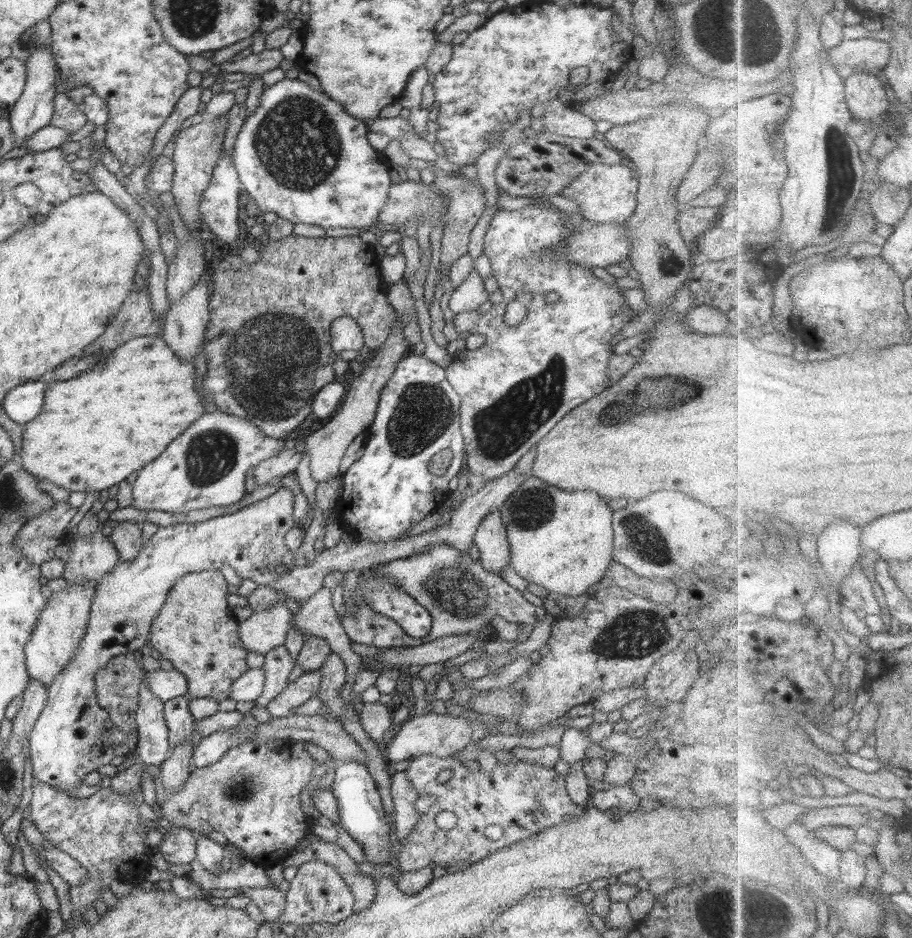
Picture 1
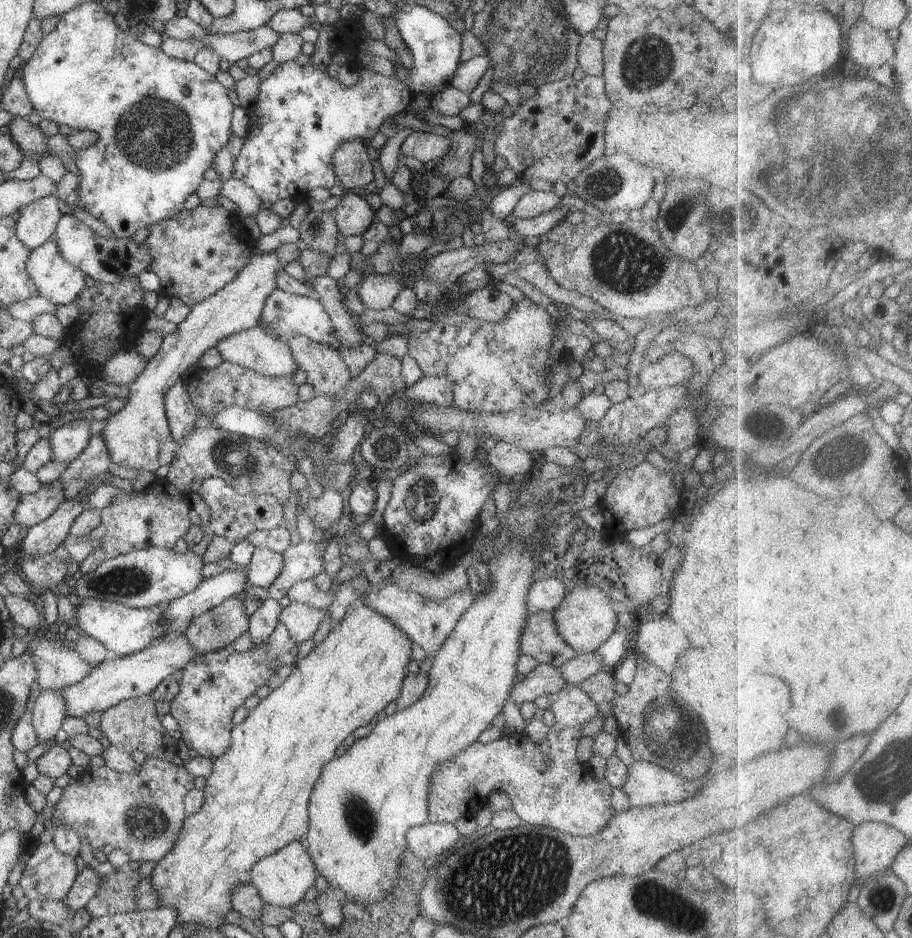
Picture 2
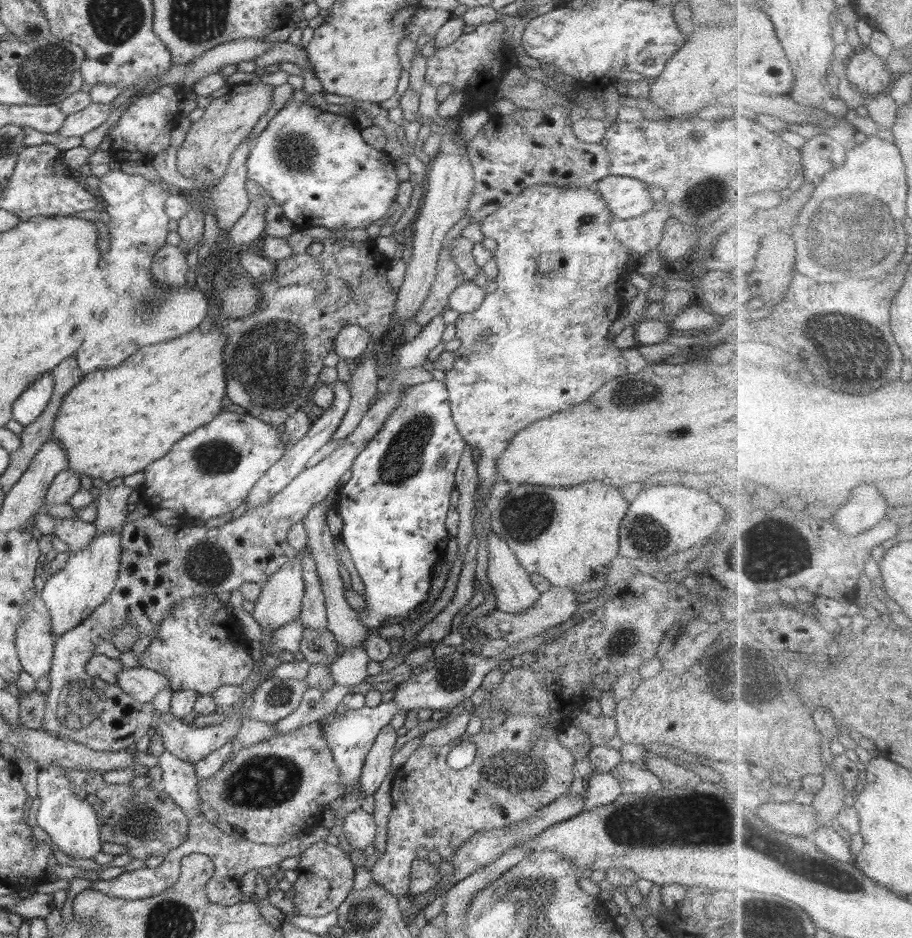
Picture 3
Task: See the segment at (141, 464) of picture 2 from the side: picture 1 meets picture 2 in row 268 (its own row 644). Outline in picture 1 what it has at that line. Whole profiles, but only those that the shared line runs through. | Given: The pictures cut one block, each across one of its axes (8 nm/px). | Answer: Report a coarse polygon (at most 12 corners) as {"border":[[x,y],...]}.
{"border":[[285,596],[239,622],[239,641],[265,655],[284,645],[294,616]]}

